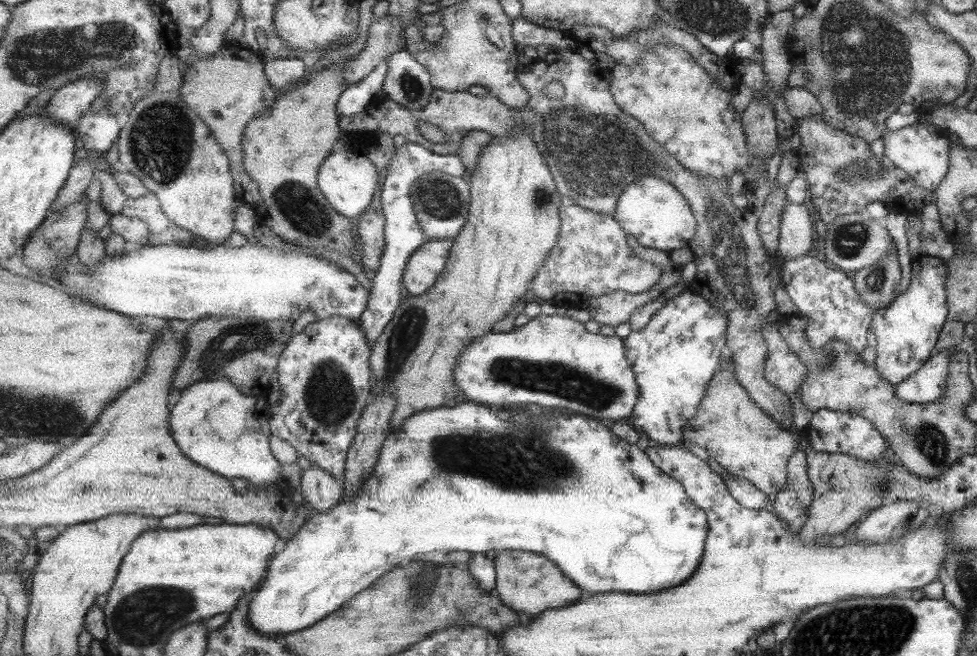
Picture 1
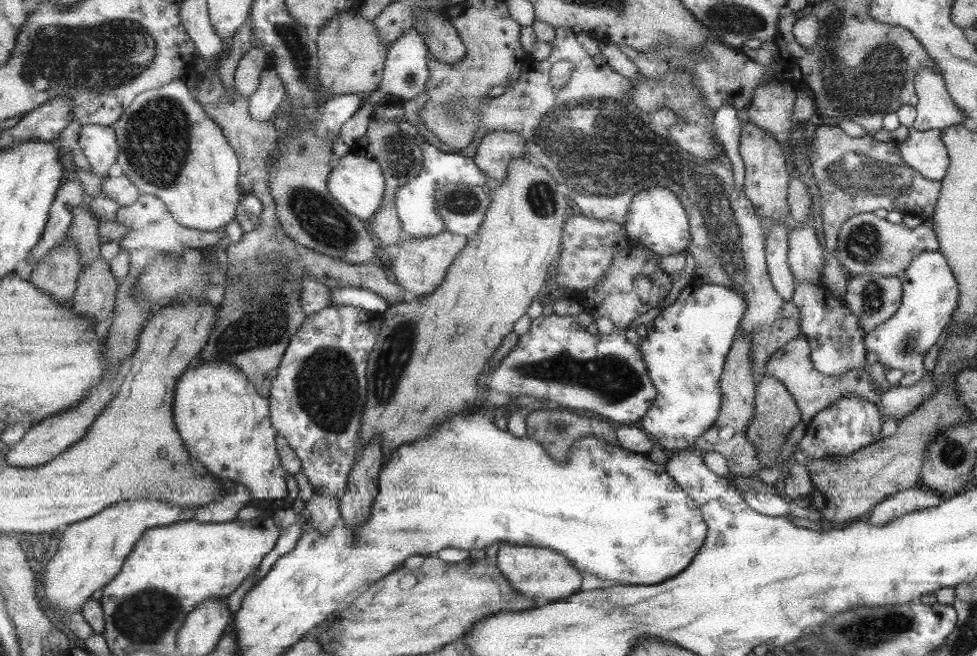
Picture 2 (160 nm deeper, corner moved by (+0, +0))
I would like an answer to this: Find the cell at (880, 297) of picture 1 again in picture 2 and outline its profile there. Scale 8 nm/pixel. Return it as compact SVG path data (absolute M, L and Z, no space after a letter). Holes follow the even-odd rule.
M863 273L849 277L849 281L846 281L846 293L842 302L859 320L859 328L866 335L894 317L901 298L902 283L899 275Z

